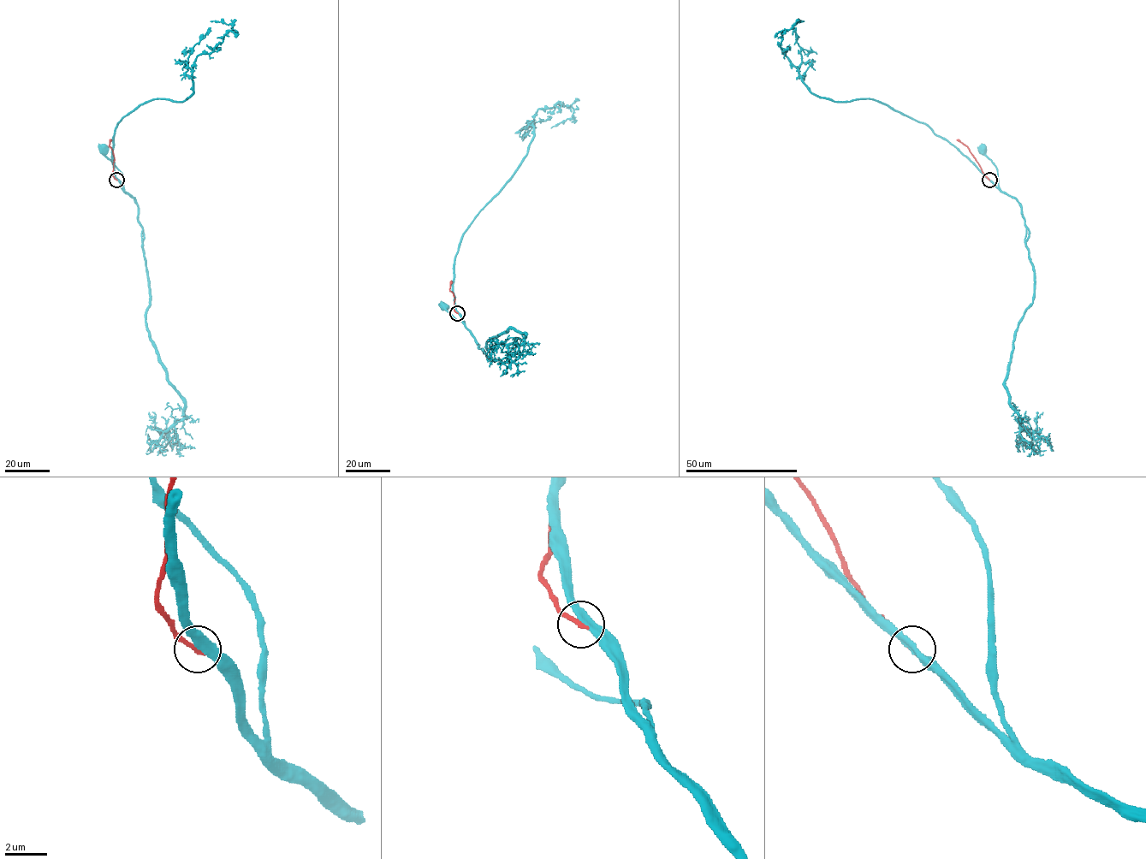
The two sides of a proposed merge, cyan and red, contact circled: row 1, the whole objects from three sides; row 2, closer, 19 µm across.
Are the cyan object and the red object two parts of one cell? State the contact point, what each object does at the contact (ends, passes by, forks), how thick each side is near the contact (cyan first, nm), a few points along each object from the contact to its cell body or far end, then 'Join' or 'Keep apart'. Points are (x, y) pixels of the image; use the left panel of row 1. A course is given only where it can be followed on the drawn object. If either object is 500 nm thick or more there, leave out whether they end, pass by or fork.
Place: (116, 180). At the ring cyan passes by. At the ring red ends. Thickness 360 nm (cyan) against 200 nm. Course of cyan: (116, 180), (123, 188), (122, 173), (103, 150). Course of red: (116, 180), (112, 174), (114, 154), (109, 146), (110, 139). Keep apart

